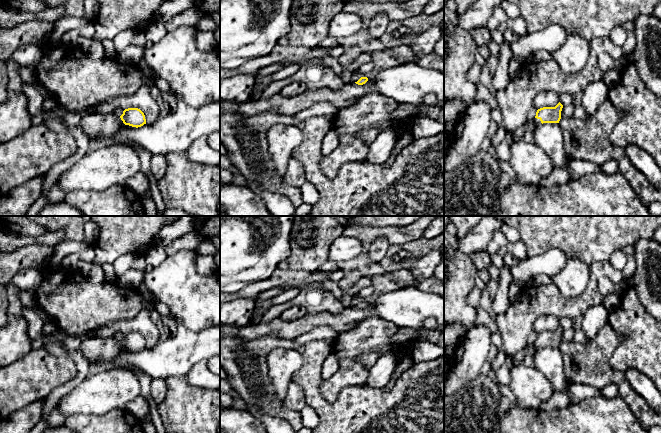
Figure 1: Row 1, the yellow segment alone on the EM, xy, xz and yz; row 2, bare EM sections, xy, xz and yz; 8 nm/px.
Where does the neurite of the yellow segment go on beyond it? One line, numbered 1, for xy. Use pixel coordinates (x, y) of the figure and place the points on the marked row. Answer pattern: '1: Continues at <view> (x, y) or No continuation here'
1: Continues at xy (97, 126)

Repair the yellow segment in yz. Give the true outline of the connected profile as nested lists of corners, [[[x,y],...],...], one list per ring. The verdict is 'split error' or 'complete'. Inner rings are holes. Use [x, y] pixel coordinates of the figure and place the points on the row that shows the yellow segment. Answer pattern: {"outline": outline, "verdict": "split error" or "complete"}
{"outline": [[[559,102],[555,107],[543,107],[538,109],[535,119],[533,120],[535,126],[543,123],[559,123],[562,108],[563,105]]], "verdict": "split error"}

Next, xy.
{"outline": [[[128,108],[118,117],[114,112],[103,114],[94,110],[82,114],[81,129],[90,140],[101,140],[114,134],[122,125],[141,127],[146,124],[144,113],[138,108]]], "verdict": "split error"}

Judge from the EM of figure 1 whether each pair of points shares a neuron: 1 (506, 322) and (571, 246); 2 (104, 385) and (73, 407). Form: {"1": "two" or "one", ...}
{"1": "two", "2": "one"}

